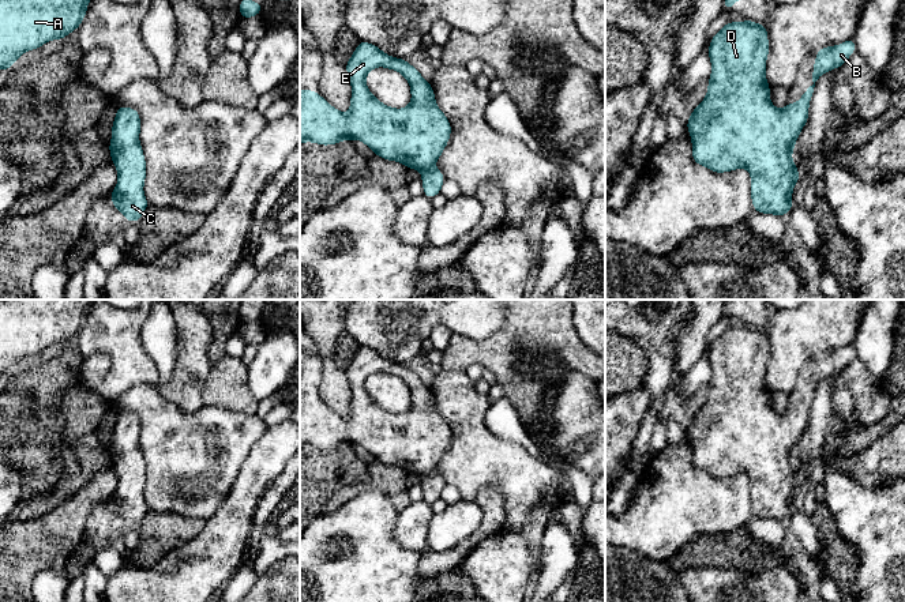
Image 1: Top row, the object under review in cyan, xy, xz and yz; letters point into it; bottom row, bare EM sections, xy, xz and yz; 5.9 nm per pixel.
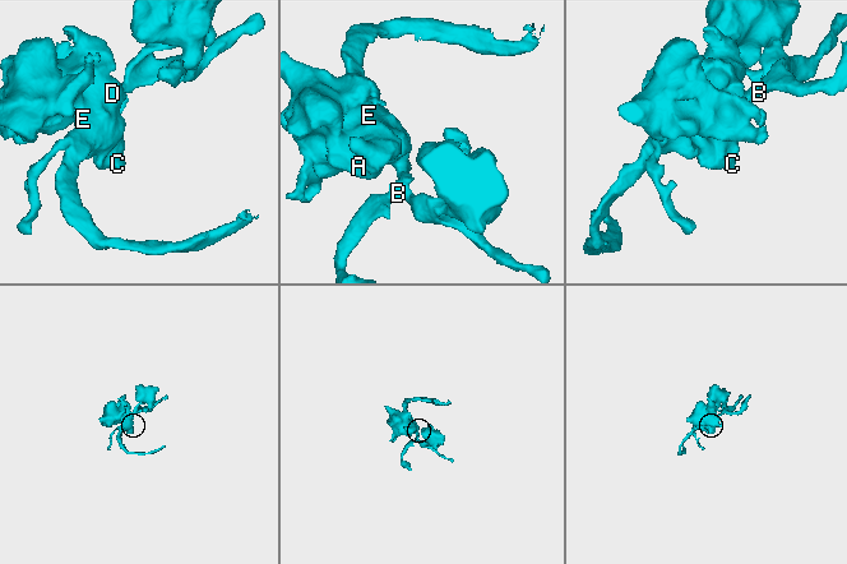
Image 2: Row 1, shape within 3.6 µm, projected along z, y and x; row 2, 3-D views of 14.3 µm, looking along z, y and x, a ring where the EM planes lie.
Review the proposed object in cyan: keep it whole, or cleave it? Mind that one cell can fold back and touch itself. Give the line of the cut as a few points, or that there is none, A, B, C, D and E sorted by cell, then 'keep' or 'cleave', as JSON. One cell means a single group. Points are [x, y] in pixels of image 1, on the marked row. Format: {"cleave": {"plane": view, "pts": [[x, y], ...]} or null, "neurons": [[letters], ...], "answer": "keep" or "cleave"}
{"cleave": null, "neurons": [["A", "B", "C", "D", "E"]], "answer": "keep"}

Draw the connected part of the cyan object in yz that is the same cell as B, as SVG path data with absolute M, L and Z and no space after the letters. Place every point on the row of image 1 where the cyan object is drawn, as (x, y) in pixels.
M750 19L728 22L709 44L711 75L707 93L686 124L691 136L694 162L713 173L747 169L751 176L754 210L782 218L793 207L792 193L800 173L792 161L792 153L801 128L808 124L815 82L825 72L842 67L853 52L856 52L855 39L820 48L812 68L814 84L804 91L799 102L788 102L784 109L777 109L770 101L770 86L766 80L769 56L766 25Z

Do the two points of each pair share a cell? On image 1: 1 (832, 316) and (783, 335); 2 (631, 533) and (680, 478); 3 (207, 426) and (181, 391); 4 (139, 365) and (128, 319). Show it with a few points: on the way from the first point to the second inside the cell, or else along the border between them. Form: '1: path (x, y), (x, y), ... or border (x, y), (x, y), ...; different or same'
1: path (819, 324), (795, 335); same
2: path (645, 519), (671, 492); same
3: border (166, 399), (188, 412), (196, 412), (203, 405); different
4: path (128, 354), (128, 330); same

